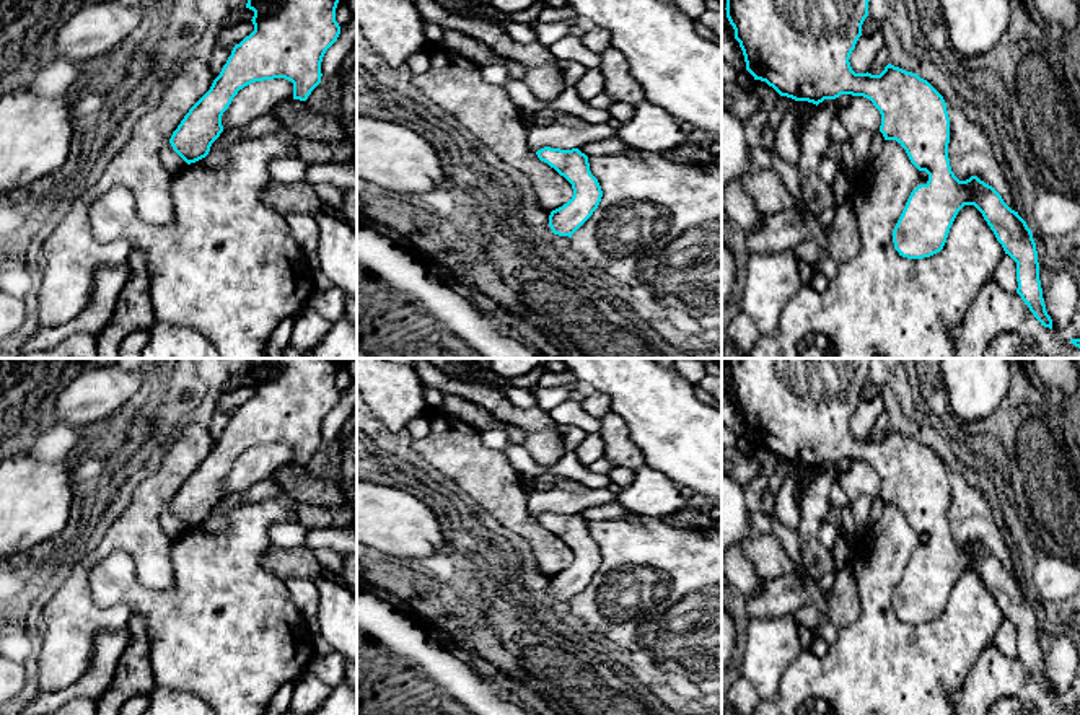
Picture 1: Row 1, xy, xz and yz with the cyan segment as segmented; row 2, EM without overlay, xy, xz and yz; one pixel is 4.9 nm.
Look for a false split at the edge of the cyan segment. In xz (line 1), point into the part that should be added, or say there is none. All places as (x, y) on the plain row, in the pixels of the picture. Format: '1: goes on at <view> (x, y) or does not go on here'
1: does not go on here

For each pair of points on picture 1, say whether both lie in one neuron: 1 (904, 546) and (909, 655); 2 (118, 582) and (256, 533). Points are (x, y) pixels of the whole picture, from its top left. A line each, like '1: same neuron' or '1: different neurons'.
1: same neuron
2: same neuron

